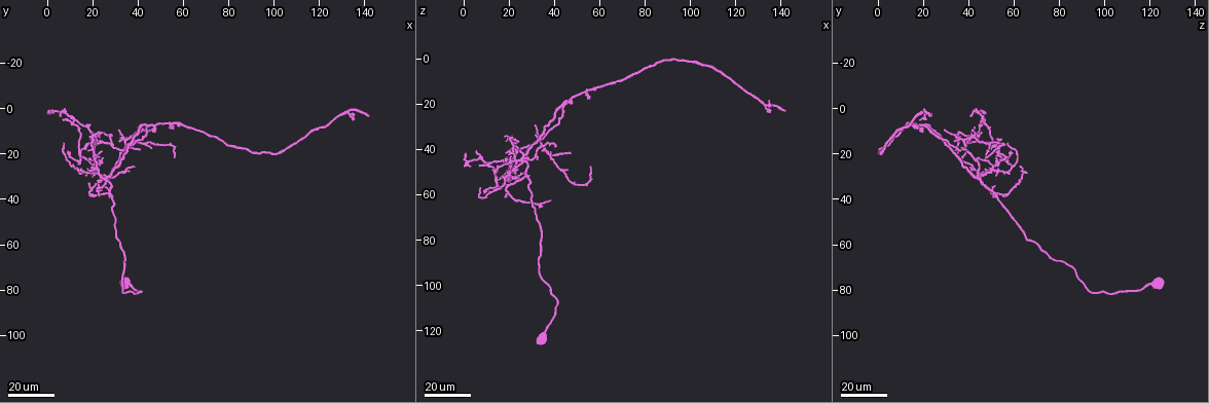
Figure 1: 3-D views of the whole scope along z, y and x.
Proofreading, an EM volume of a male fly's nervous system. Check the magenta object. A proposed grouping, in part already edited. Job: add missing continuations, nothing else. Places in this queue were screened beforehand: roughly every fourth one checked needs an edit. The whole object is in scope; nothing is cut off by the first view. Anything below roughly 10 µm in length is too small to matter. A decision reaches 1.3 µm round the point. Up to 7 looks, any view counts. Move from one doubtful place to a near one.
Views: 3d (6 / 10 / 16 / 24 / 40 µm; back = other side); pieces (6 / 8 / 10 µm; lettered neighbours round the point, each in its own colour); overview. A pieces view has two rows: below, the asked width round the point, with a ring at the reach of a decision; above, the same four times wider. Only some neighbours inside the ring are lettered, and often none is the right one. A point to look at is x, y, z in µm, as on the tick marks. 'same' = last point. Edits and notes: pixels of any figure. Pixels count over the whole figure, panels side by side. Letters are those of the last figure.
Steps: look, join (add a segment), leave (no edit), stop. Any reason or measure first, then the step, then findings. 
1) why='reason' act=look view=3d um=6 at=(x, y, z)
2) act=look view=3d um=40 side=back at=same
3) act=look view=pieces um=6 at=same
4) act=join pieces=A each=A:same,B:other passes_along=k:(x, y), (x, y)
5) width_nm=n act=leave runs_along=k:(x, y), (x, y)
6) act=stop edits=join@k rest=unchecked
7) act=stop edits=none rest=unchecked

why='branch stops here' act=look view=3d um=24 at=(55, 8, 17)

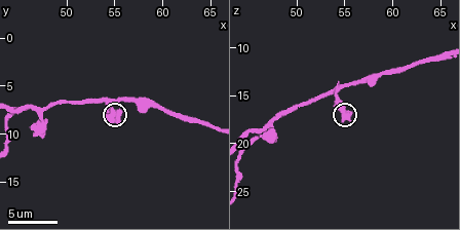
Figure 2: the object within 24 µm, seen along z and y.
act=look view=pieces um=6 at=(55.4, 8.8, 17.2)

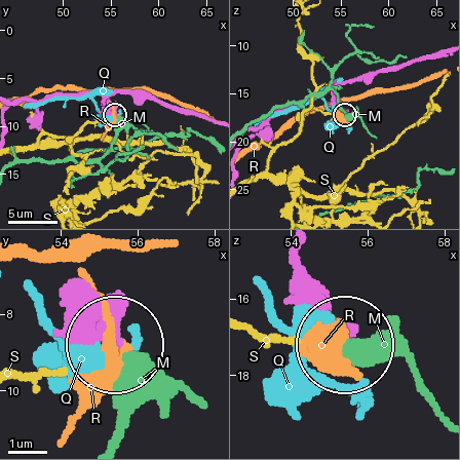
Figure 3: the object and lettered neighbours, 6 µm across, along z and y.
act=leave each=M:other,Q:other,R:other,S:other runs_along=3:(70, 297), (112, 343) found='none of them fits'

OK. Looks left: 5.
why='end of a long branch' act=look view=3d um=40 at=(1, 2, 43)

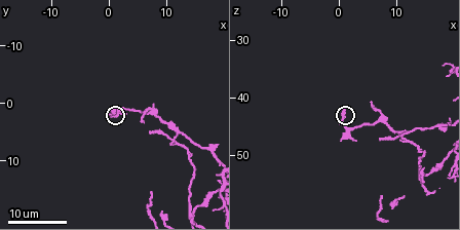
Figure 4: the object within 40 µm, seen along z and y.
act=look view=pieces um=10 at=(1.0, 2.0, 42.0)

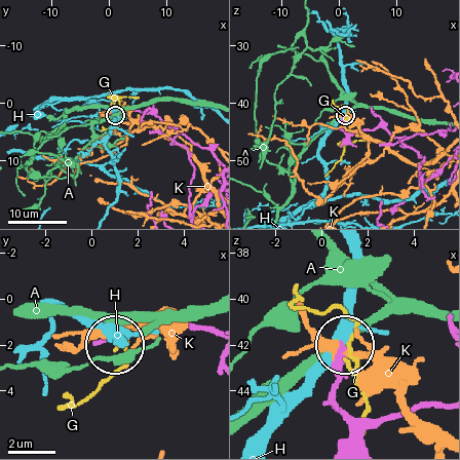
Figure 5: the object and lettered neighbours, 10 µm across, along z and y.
width_nm=220 act=leave each=A:other,G:other,H:other,K:other found='none of them fits'

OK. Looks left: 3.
why='free end' act=look view=3d um=24 at=(48, 10, 42)

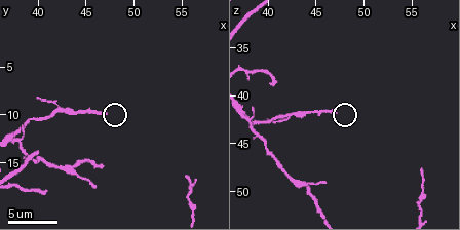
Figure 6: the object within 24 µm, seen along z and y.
why='what lies round it' act=look view=pieces um=10 at=(46.8, 9.8, 41.8)

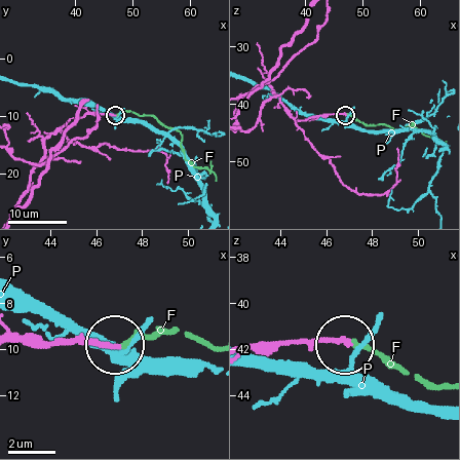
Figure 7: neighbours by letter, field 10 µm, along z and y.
act=join pieces=F each=F:same,P:other passes_along=7:(55, 340), (124, 346), (160, 334), (184, 334), (213, 346) found='it goes on there'

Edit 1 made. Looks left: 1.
act=stop edits=join@7 rest=unchecked

